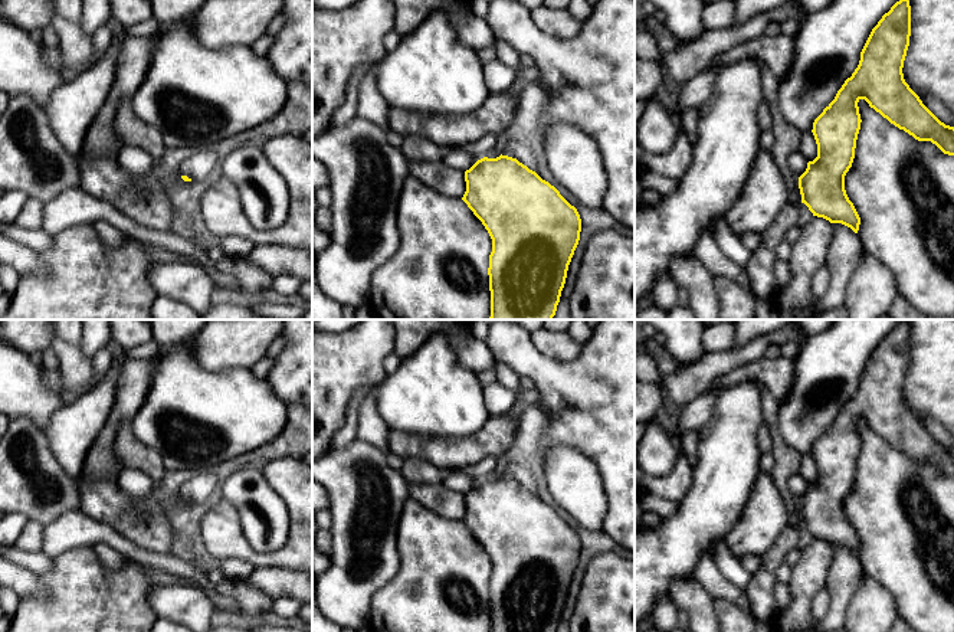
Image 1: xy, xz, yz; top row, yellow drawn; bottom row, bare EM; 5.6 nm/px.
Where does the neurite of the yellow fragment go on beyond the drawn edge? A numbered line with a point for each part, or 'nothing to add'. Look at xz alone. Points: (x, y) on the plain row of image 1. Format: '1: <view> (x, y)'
nothing to add

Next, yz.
nothing to add

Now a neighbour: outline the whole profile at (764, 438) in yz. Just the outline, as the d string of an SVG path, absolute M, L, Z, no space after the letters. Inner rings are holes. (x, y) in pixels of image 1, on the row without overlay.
M763 425L760 428L757 441L758 441L758 448L760 448L761 453L771 452L773 438L771 438L770 429L766 425Z

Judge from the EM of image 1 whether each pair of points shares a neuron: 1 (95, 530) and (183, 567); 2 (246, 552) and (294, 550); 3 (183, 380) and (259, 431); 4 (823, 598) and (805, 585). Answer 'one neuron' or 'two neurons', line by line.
1: one neuron
2: one neuron
3: one neuron
4: two neurons

